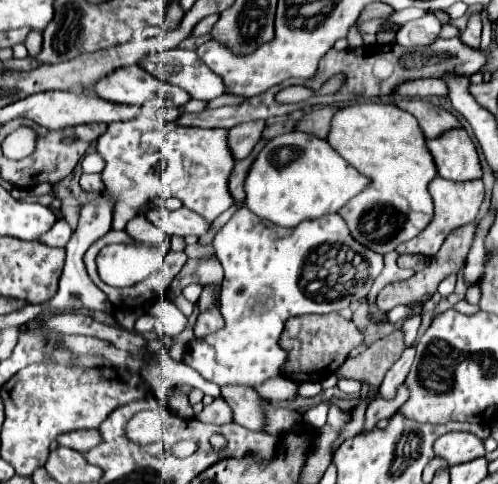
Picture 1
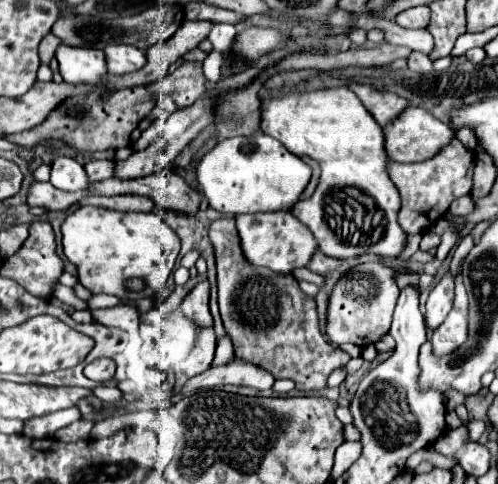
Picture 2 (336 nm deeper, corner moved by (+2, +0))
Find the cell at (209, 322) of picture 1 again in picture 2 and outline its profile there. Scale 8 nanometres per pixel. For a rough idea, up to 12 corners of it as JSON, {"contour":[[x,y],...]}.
{"contour":[[200,281],[180,305],[184,317],[212,327],[208,281]]}

